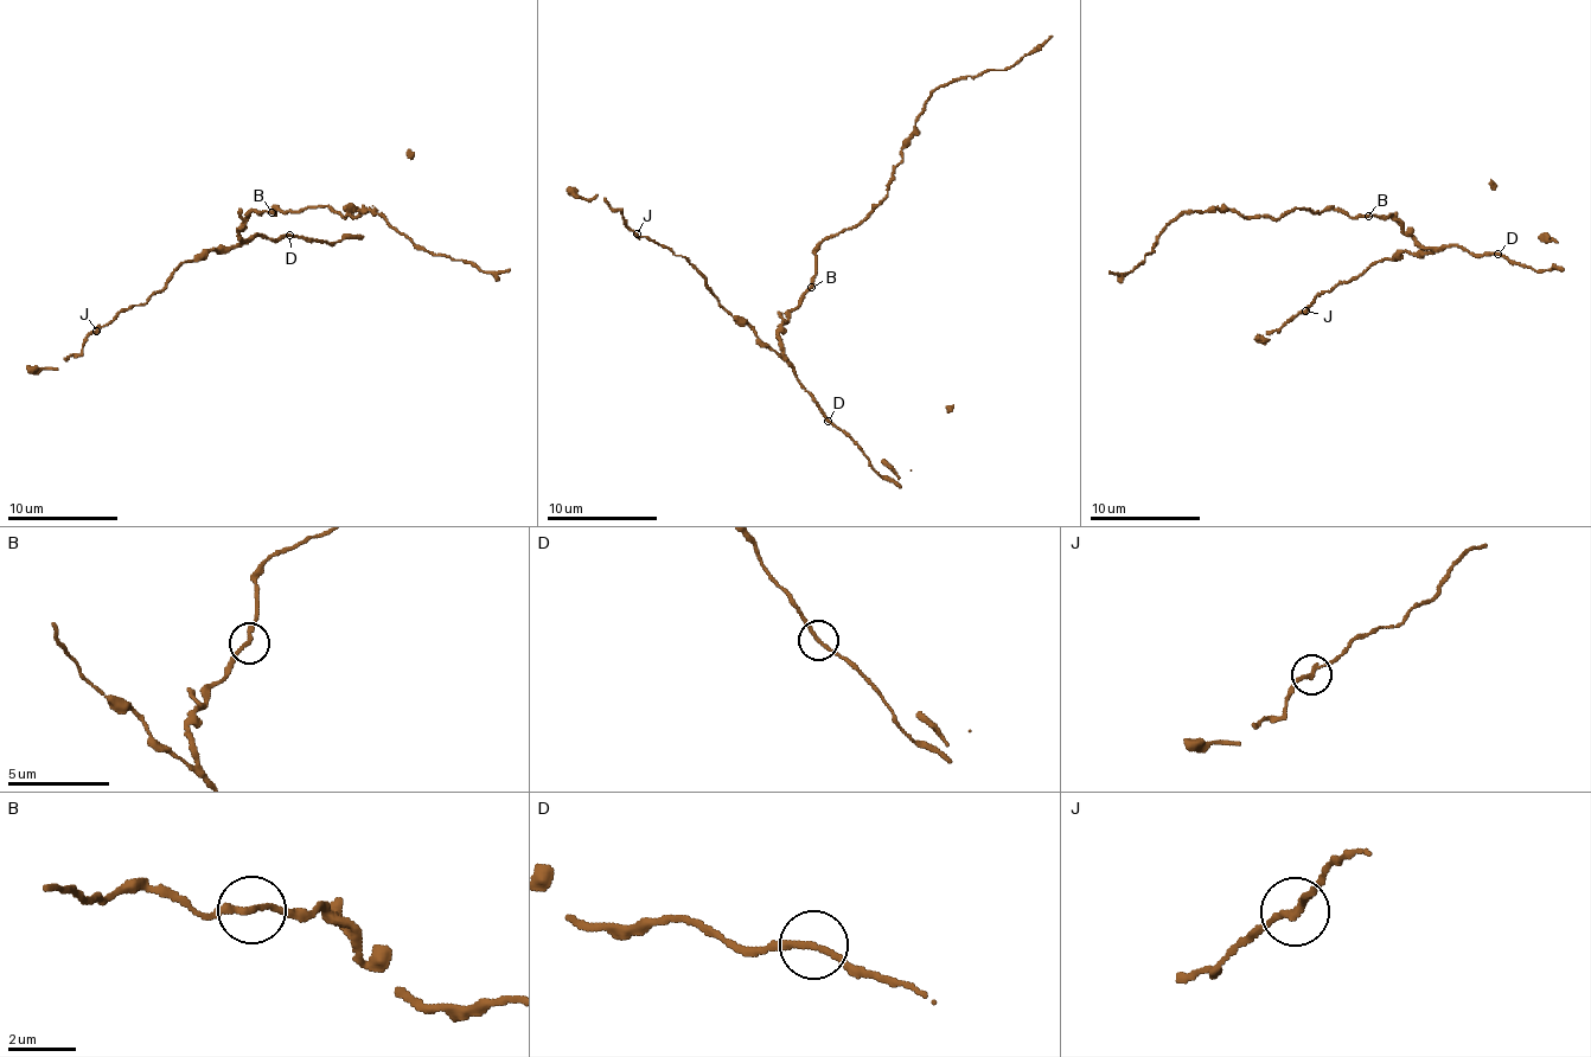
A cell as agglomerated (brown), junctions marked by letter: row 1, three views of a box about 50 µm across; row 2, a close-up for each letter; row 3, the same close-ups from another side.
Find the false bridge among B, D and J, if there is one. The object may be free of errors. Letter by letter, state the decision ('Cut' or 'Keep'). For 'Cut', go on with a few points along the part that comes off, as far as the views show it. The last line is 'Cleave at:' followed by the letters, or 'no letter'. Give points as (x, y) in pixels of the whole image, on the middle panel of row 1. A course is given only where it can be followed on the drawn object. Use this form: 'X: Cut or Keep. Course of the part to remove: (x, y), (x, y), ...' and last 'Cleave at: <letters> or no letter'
B: Keep
D: Keep
J: Keep
Cleave at: no letter

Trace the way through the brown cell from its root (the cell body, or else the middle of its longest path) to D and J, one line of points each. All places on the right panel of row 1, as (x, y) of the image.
D: (1365, 216), (1390, 215), (1424, 247), (1459, 245), (1474, 255), (1497, 254)
J: (1365, 216), (1390, 215), (1429, 251), (1401, 250), (1385, 257), (1330, 292), (1324, 290), (1305, 312)

